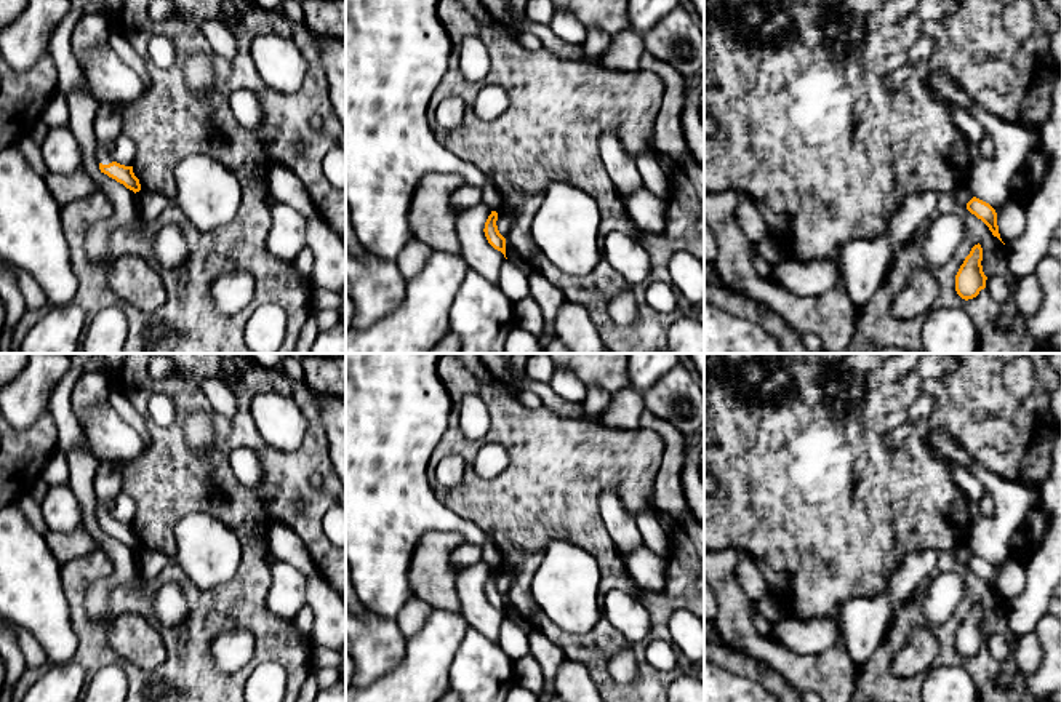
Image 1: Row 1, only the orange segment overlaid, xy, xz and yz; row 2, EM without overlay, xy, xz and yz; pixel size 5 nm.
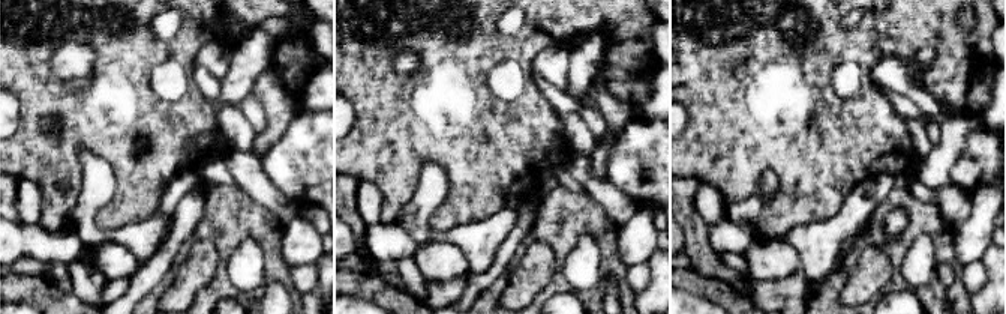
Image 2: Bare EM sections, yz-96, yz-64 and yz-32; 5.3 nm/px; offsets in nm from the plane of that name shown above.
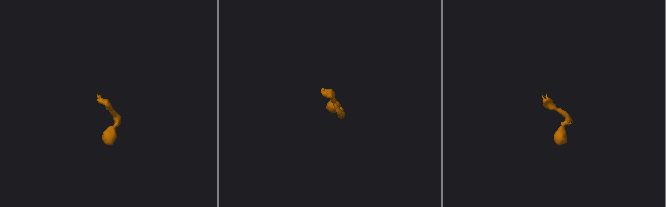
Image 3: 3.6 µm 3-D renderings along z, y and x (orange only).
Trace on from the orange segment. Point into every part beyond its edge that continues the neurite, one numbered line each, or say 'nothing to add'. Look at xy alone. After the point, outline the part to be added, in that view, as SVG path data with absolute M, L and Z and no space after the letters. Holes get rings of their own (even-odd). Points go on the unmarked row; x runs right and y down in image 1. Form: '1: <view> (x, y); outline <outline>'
1: xy (108, 483); outline M101 461L93 480L98 521L109 523L114 520L109 515L109 507L114 497L122 491L122 467L122 461Z

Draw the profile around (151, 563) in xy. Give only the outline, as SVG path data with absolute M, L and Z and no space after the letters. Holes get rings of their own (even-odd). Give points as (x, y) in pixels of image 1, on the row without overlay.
M147 547L136 550L139 576L144 580L155 580L165 569L168 560L158 552Z

